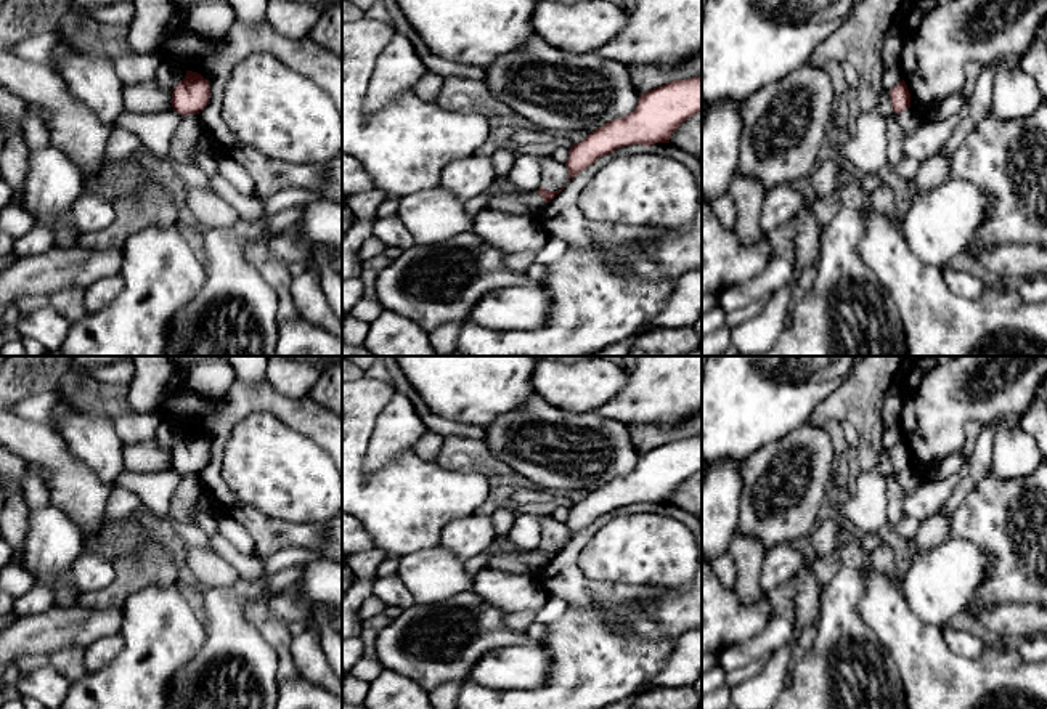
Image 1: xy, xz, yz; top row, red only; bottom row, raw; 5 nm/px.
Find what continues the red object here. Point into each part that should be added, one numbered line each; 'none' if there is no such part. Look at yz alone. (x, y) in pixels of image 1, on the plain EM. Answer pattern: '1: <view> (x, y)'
none

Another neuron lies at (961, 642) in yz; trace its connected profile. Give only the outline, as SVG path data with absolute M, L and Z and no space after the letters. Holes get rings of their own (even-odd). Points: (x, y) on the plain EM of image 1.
M946 627L943 637L954 653L970 659L976 659L984 650L983 638L965 630Z

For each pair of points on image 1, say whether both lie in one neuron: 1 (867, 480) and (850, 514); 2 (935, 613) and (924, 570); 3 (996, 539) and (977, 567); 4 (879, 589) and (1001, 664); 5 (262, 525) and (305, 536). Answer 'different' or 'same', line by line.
1: same
2: same
3: different
4: same
5: same

